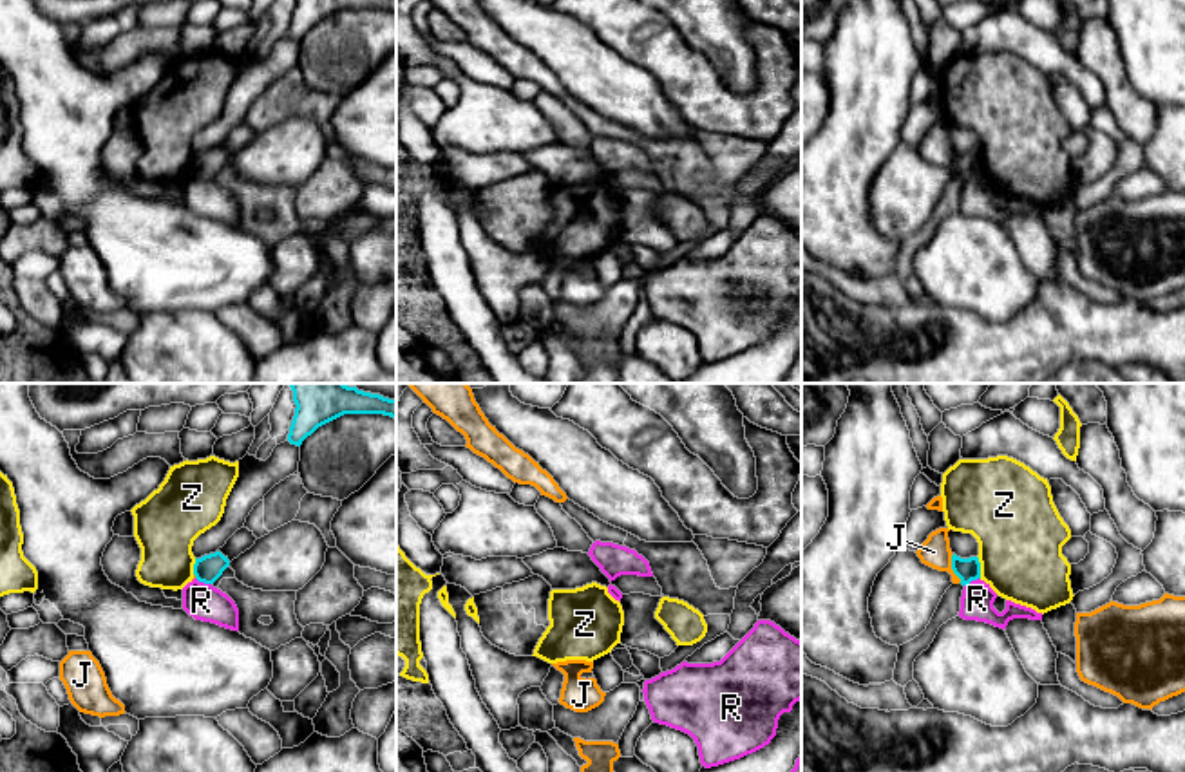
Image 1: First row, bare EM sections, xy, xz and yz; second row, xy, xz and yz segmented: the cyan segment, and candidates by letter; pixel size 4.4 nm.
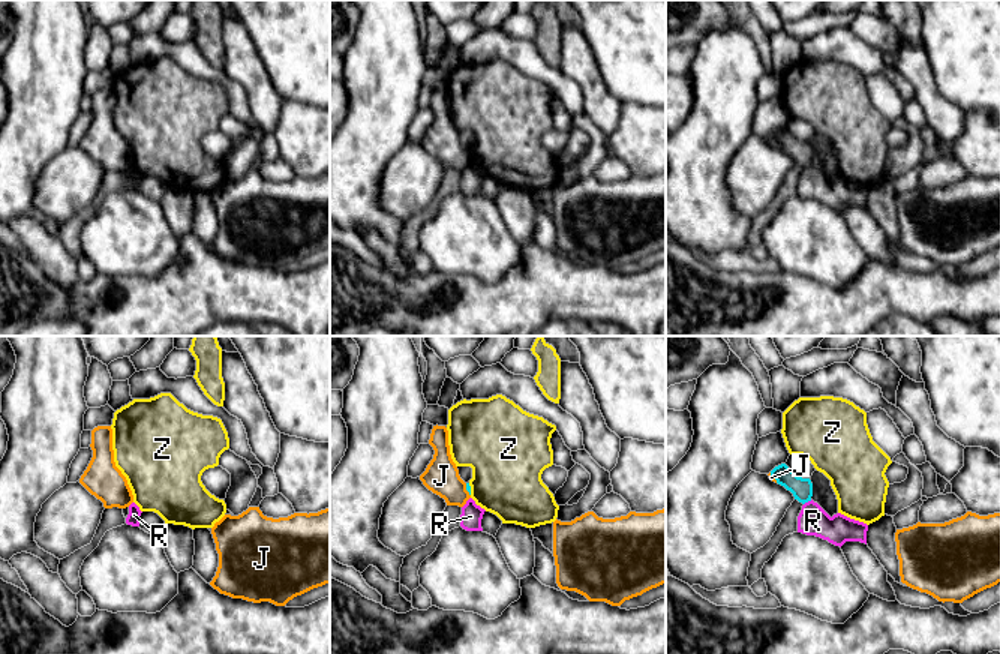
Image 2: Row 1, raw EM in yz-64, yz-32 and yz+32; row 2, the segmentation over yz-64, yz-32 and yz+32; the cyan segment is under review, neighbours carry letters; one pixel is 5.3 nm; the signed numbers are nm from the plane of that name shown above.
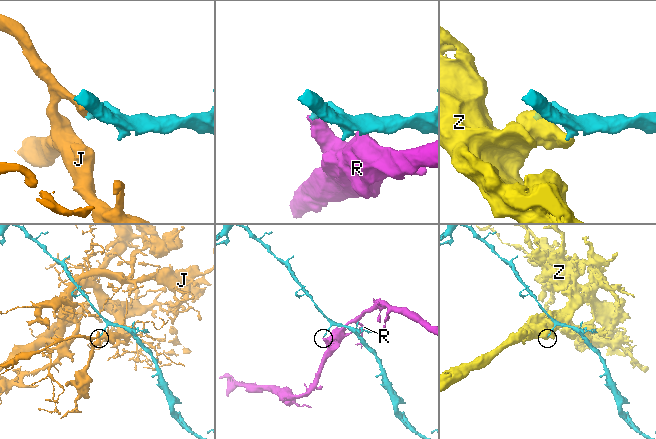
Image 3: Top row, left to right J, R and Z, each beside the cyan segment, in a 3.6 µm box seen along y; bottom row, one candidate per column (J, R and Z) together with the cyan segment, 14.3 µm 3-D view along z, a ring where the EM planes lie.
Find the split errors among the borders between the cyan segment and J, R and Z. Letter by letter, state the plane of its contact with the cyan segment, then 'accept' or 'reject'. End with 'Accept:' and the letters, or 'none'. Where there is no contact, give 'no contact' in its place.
J: yz | reject
R: xy | reject
Z: yz | reject
Accept: none

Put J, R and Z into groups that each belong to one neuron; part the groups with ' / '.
J / R / Z

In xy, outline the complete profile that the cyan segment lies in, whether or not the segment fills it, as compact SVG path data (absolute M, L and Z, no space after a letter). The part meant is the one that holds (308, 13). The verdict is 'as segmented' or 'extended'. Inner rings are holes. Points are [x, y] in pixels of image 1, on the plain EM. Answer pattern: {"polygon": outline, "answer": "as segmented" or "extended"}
{"polygon": "M297 0L288 36L300 42L318 22L344 9L384 9L396 14L396 0Z", "answer": "as segmented"}

